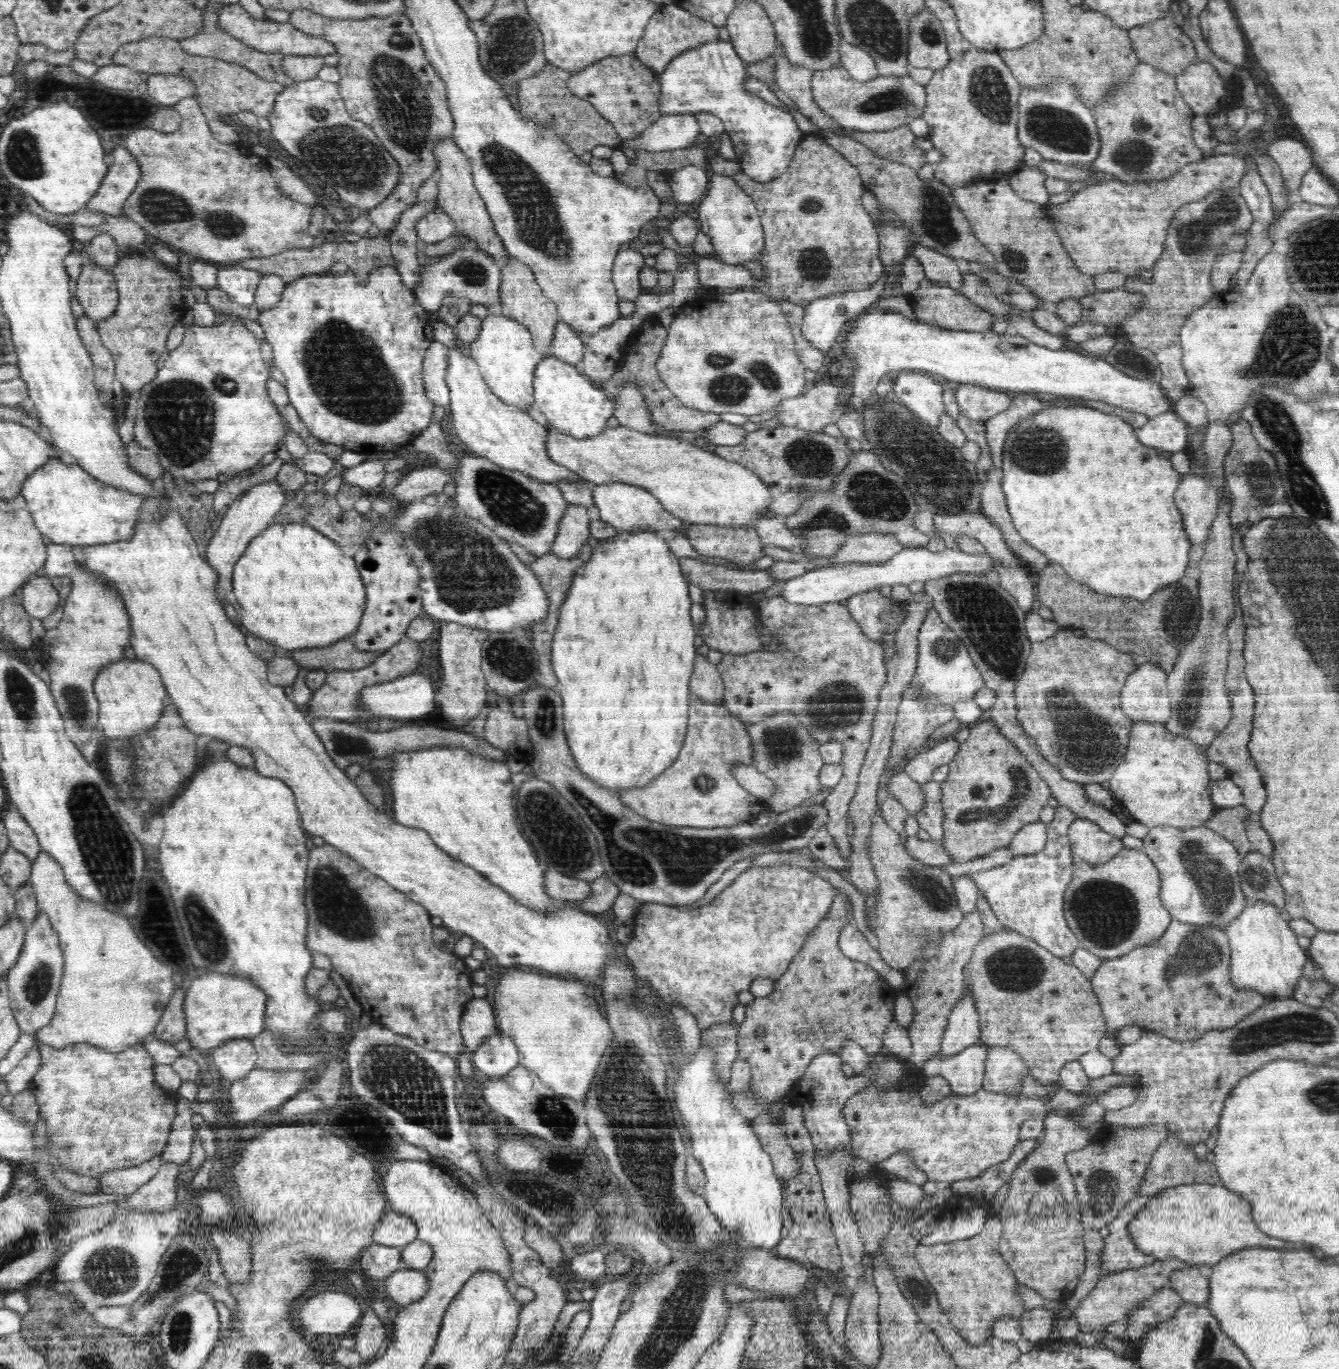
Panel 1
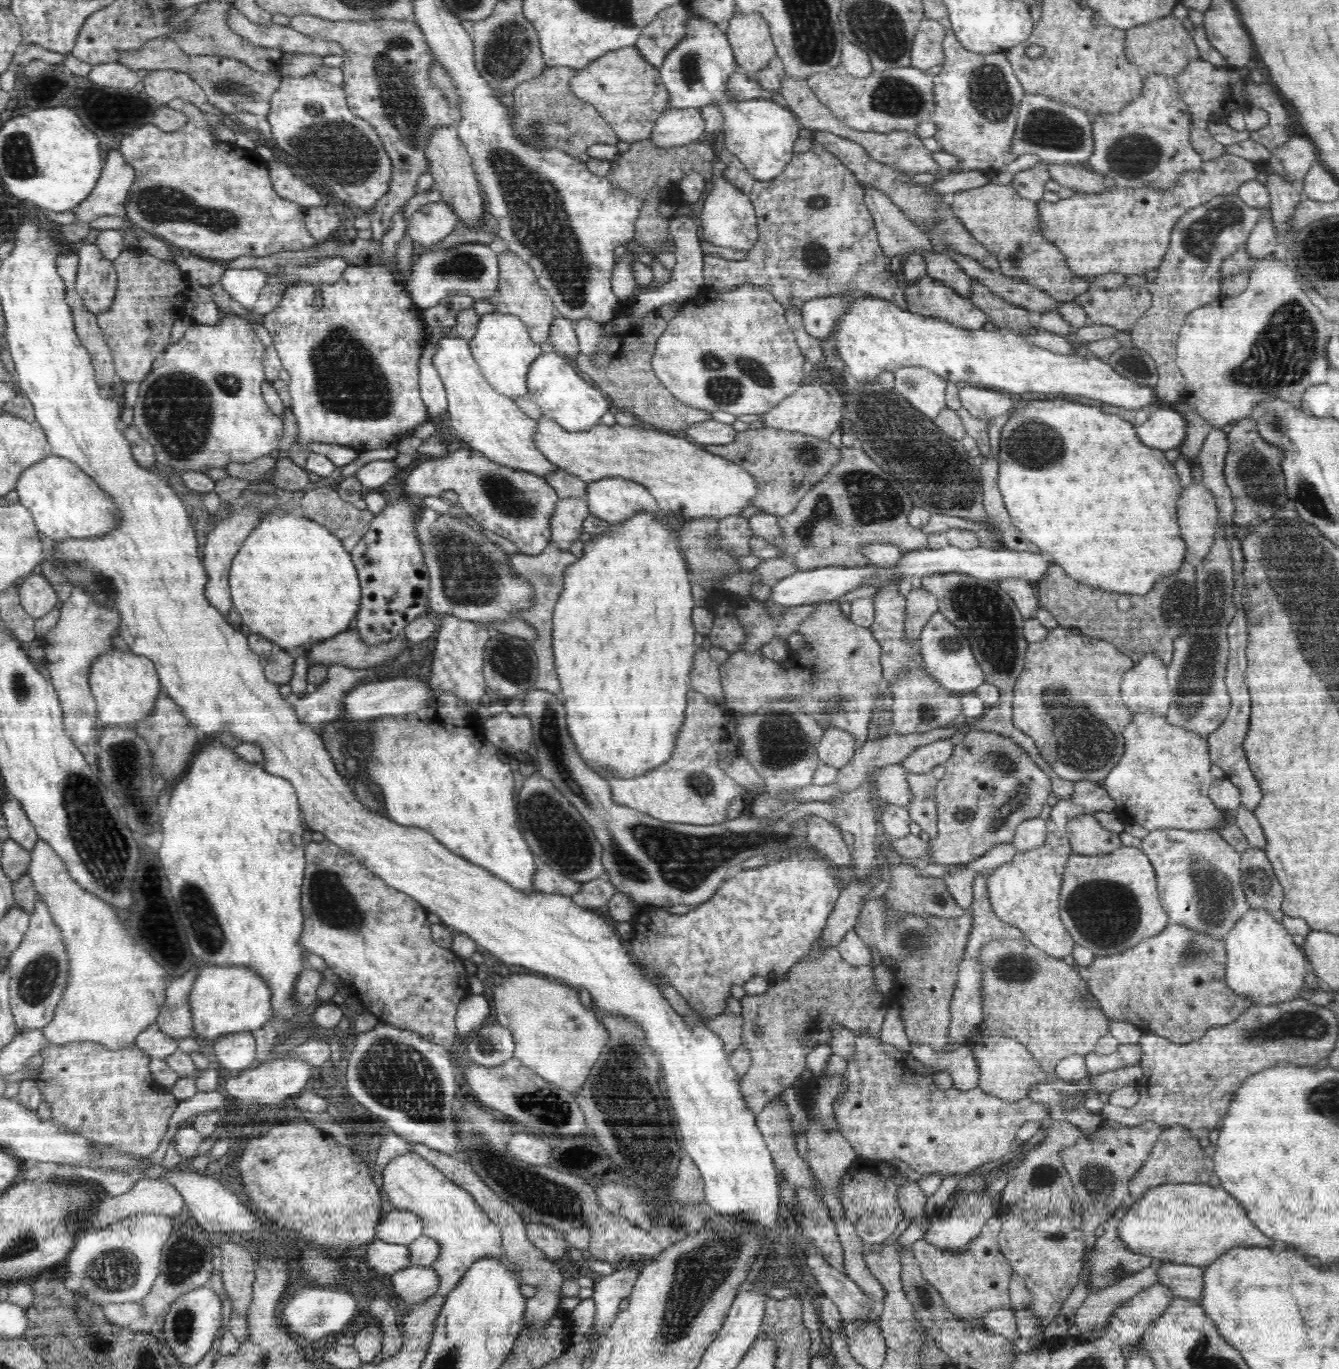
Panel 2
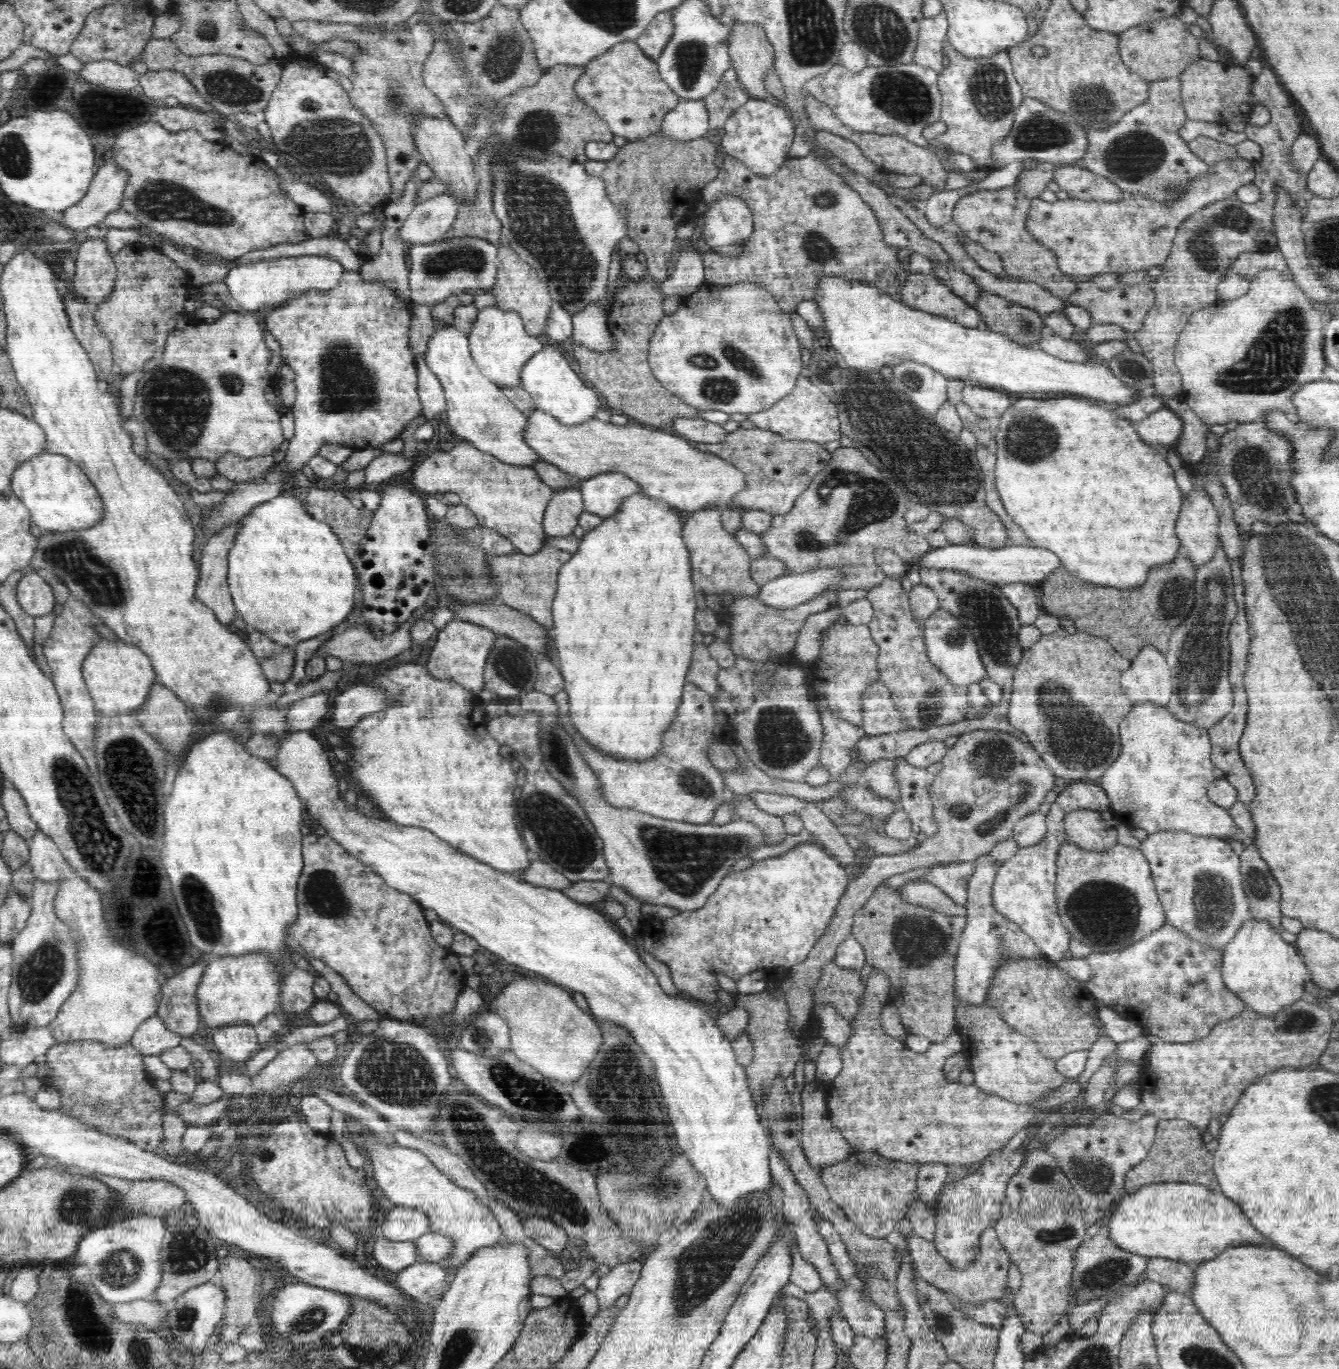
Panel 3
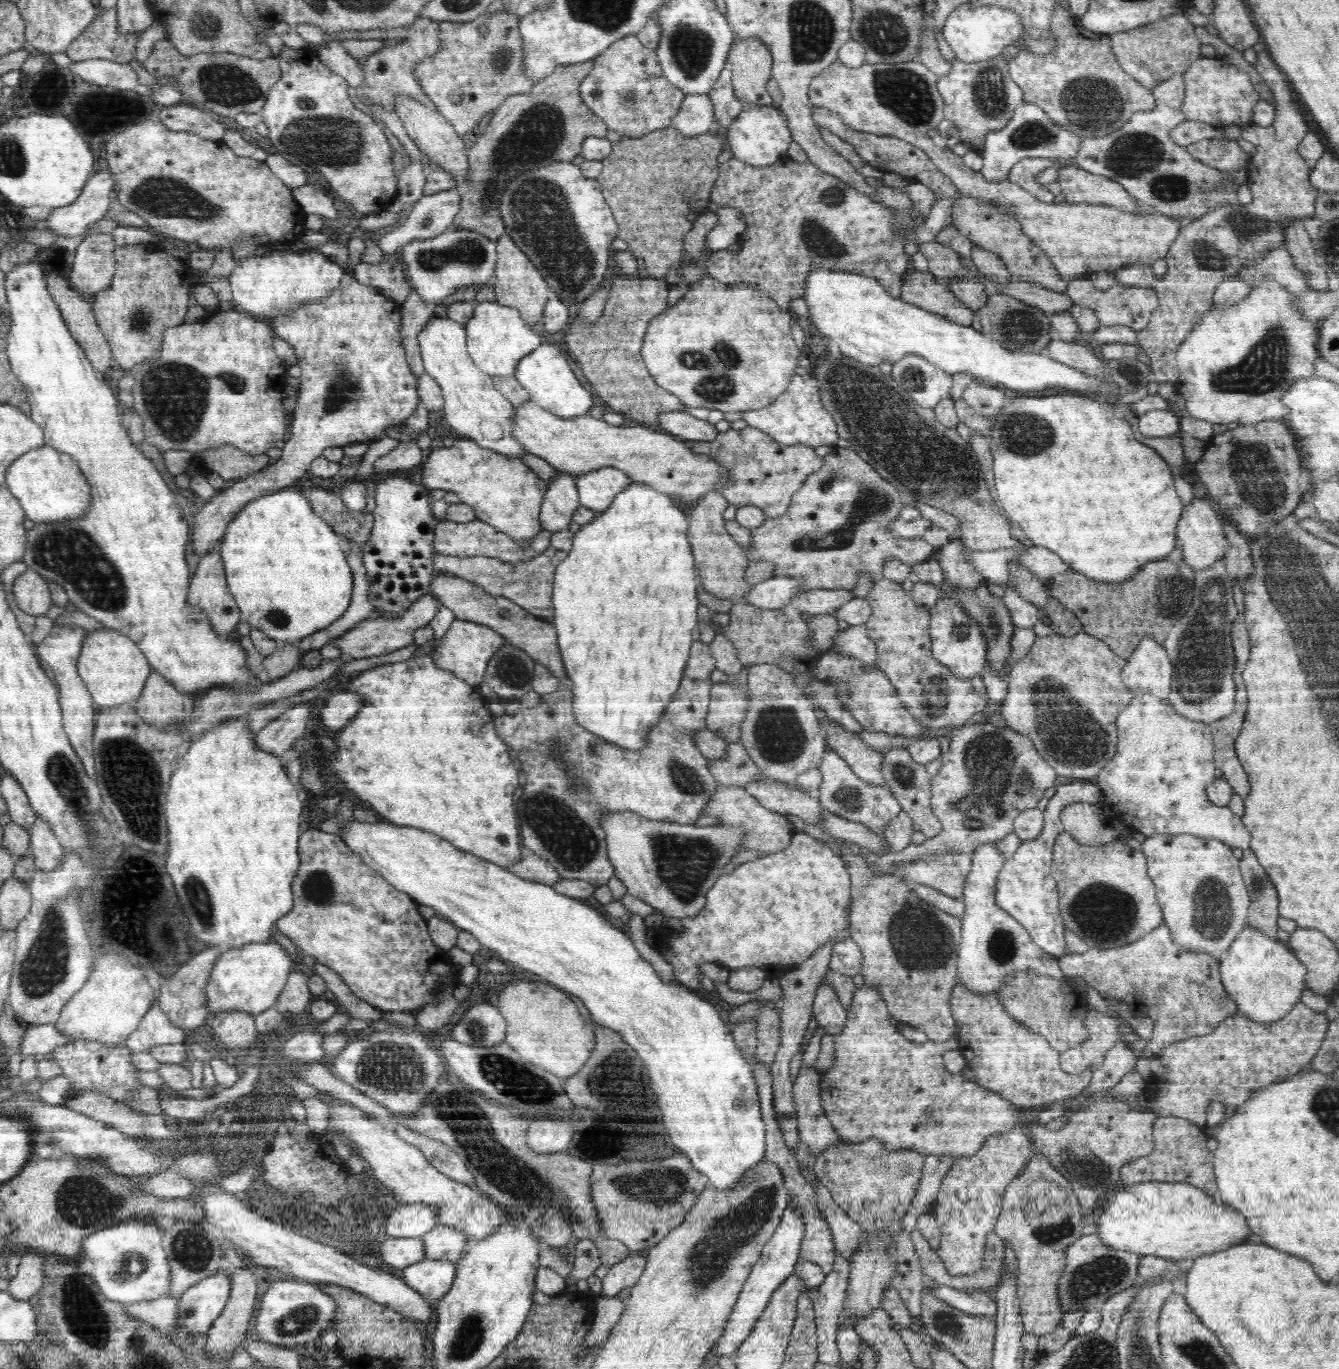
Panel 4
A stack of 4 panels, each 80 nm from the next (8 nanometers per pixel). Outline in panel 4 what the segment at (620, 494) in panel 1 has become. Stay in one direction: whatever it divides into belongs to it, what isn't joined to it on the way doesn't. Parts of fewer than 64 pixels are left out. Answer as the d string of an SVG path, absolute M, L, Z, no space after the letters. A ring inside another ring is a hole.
M614 468L598 469L575 477L581 504L596 514L606 512L615 498L632 484L625 472Z

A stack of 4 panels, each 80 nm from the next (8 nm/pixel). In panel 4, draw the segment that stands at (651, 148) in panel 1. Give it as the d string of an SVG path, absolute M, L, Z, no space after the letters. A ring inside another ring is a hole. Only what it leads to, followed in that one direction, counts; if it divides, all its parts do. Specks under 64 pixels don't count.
M687 94L680 110L672 118L672 127L676 127L684 136L696 136L708 133L714 124L714 105L706 94Z

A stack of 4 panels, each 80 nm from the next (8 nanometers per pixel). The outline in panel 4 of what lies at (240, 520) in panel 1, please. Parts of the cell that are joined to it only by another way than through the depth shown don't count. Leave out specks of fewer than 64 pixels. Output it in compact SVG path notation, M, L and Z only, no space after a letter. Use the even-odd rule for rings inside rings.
M221 538L213 544L208 554L200 558L197 571L194 572L190 580L187 597L192 598L192 606L204 606L204 610L208 614L212 614L212 622L216 622L216 630L220 630L220 634L232 634L234 628L240 624L241 614L236 599L232 596L227 585L225 568L220 553L222 542L224 539Z

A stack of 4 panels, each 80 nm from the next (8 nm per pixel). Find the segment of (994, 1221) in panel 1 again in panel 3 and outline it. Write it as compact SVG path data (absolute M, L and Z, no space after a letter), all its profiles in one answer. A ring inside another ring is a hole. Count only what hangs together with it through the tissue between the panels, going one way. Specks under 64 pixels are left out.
M993 1223L982 1232L976 1258L964 1270L960 1270L959 1267L952 1268L947 1259L937 1251L933 1242L912 1235L909 1238L909 1252L915 1263L916 1271L925 1281L933 1284L942 1292L948 1293L950 1300L956 1300L957 1306L960 1304L982 1305L986 1301L1003 1301L1004 1298L1010 1297L1006 1283L1011 1260L1001 1245L995 1226L996 1223Z

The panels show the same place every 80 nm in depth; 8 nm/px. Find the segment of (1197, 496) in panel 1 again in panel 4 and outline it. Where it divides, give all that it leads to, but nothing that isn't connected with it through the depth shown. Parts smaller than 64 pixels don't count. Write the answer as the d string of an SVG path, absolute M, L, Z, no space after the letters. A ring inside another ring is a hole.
M1194 499L1188 506L1183 506L1180 520L1177 522L1177 538L1180 539L1183 561L1187 563L1192 572L1200 572L1212 566L1212 563L1230 550L1230 542L1224 537L1223 522L1218 515L1216 507L1211 501Z

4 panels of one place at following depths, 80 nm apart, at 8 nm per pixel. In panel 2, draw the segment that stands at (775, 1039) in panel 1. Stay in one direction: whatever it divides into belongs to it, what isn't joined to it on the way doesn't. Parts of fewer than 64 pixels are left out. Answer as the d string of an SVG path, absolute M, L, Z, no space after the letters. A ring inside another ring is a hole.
M824 935L818 936L812 947L797 964L785 975L772 980L770 988L761 995L750 996L739 993L742 1006L741 1046L752 1057L748 1072L741 1078L741 1100L746 1109L754 1116L768 1106L768 1101L780 1096L786 1088L792 1088L794 1081L807 1067L806 1055L810 1049L820 1044L831 1044L834 1030L841 1026L852 1032L853 1036L871 1036L878 1040L879 1032L885 1021L887 1010L895 1007L893 994L886 995L876 985L876 974L868 965L854 967L844 962L843 955L835 945L822 945Z

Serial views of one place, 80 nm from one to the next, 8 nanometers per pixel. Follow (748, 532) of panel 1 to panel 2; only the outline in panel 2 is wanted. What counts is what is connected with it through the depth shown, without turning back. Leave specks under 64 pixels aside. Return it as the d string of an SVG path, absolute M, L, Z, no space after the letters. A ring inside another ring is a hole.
M747 515L730 516L718 520L718 541L720 547L734 556L750 555L750 537L753 536L752 529L748 524Z

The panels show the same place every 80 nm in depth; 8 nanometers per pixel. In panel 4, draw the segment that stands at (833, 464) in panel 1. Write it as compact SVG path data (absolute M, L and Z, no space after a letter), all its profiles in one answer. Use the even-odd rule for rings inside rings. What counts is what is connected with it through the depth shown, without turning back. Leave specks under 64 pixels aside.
M753 427L730 429L718 434L714 441L691 441L690 444L696 454L711 455L711 458L718 459L732 470L735 485L722 494L730 505L757 506L766 519L776 519L786 513L792 498L803 488L803 482L822 468L824 462L824 458L816 455L814 446L782 443Z

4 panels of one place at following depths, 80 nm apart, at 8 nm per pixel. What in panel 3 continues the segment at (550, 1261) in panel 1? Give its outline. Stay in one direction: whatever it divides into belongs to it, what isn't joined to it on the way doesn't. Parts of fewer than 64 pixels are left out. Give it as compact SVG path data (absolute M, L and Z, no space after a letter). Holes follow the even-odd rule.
M532 1216L523 1220L527 1235L542 1248L558 1254L569 1242L570 1235L560 1225L548 1220L548 1217Z

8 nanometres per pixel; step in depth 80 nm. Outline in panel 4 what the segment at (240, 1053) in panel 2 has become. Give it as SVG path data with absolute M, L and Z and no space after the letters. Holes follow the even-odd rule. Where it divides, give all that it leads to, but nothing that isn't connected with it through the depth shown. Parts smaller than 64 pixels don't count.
M224 1012L213 1016L212 1030L226 1048L253 1048L260 1039L254 1016L246 1012Z

